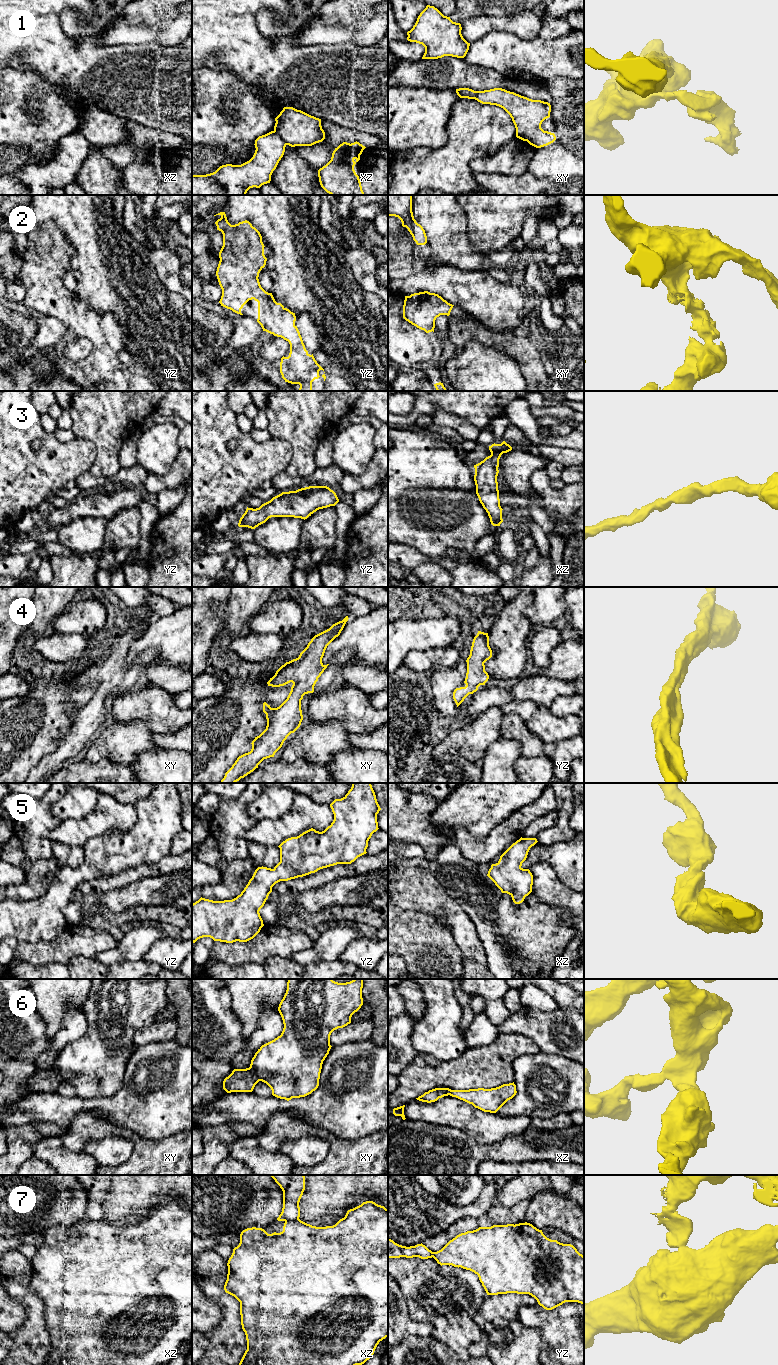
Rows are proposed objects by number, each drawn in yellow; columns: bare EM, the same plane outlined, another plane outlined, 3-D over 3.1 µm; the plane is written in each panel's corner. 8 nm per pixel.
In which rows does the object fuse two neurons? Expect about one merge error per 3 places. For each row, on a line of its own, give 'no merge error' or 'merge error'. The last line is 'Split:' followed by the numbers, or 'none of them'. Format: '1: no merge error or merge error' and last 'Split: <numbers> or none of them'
1: merge error
2: no merge error
3: no merge error
4: no merge error
5: no merge error
6: merge error
7: merge error
Split: 1, 6, 7

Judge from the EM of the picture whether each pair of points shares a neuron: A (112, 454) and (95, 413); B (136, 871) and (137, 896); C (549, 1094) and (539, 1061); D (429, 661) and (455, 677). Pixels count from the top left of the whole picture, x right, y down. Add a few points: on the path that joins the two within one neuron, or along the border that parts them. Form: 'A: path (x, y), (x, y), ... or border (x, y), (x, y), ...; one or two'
A: path (108, 444), (108, 426), (105, 423); one
B: border (159, 875), (140, 878), (114, 889); two
C: path (548, 1086), (539, 1077), (539, 1069); one
D: border (461, 658), (455, 665), (439, 667), (433, 672); two

